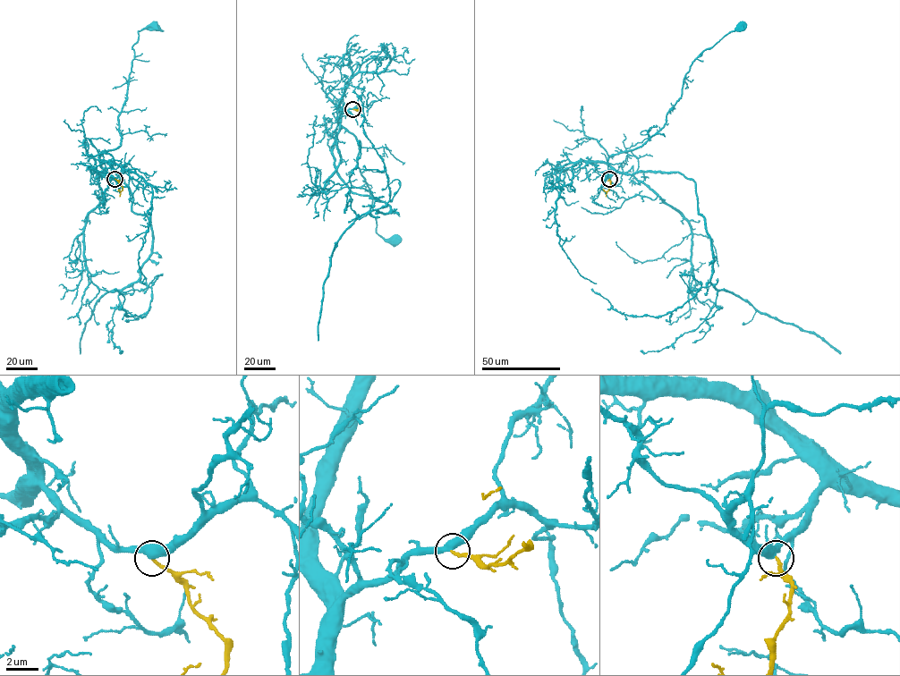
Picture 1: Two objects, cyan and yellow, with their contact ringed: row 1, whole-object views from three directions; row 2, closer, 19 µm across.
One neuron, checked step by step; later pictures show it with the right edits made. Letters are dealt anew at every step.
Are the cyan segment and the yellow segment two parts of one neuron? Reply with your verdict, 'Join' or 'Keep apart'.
Join

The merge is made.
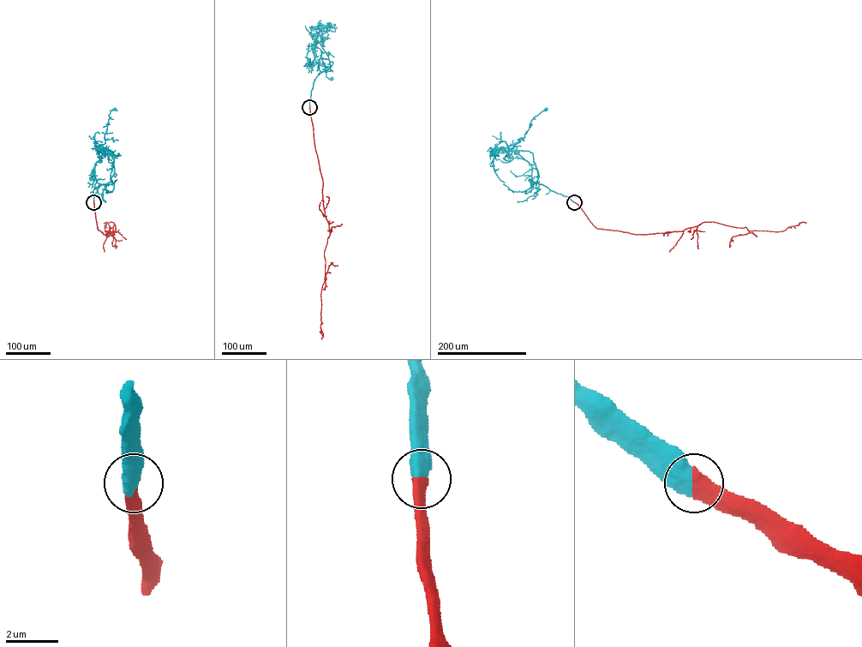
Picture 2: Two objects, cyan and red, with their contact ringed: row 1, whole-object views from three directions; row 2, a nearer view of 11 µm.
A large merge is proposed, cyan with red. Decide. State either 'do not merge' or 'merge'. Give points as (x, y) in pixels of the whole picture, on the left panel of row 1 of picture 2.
merge

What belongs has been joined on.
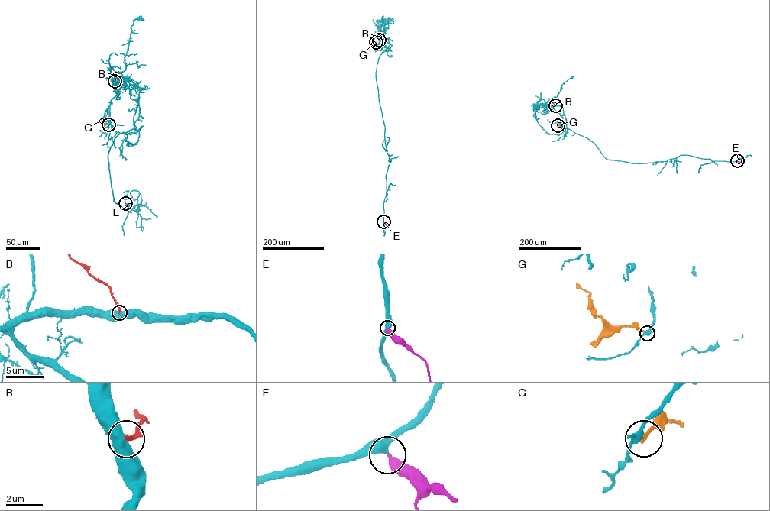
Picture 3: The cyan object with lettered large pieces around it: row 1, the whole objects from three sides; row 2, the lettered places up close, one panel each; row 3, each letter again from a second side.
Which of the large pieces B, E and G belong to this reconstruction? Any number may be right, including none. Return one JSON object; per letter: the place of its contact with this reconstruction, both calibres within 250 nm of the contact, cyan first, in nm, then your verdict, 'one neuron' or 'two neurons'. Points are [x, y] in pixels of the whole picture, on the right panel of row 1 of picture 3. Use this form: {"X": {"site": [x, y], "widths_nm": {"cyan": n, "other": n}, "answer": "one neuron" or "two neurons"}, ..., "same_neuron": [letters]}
{"B": {"site": [555, 105], "widths_nm": {"cyan": 600, "other": 200}, "answer": "two neurons"}, "E": {"site": [737, 160], "widths_nm": {"cyan": 400, "other": 400}, "answer": "one neuron"}, "G": {"site": [558, 125], "widths_nm": {"cyan": 320, "other": 180}, "answer": "two neurons"}, "same_neuron": ["E"]}

